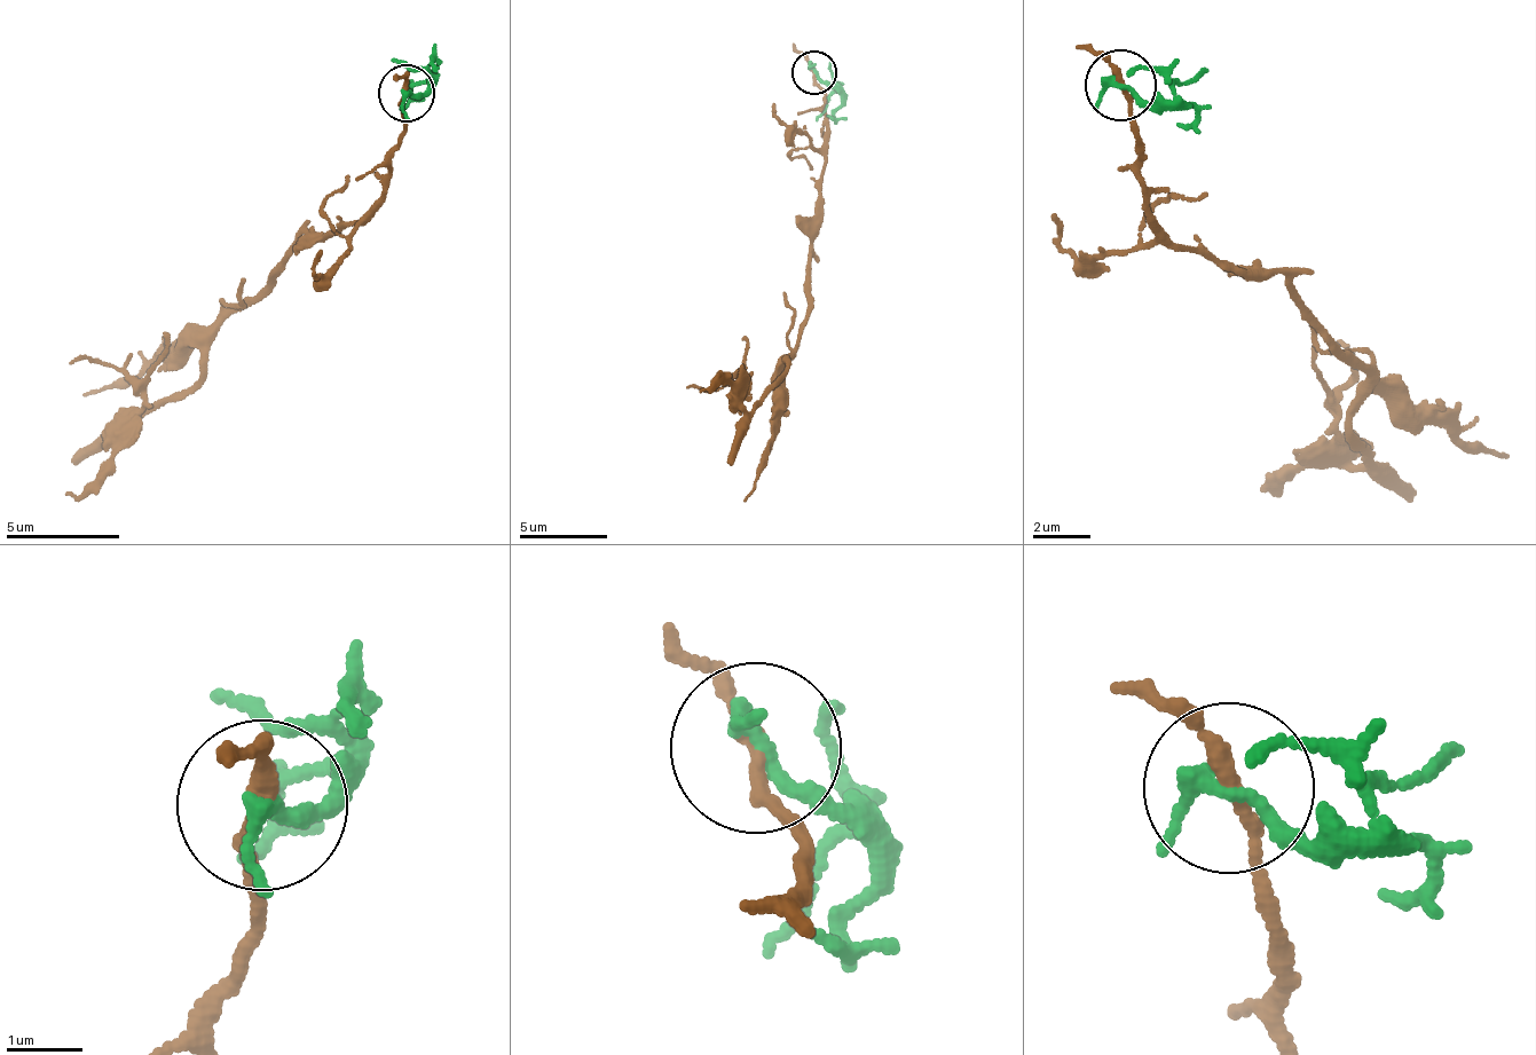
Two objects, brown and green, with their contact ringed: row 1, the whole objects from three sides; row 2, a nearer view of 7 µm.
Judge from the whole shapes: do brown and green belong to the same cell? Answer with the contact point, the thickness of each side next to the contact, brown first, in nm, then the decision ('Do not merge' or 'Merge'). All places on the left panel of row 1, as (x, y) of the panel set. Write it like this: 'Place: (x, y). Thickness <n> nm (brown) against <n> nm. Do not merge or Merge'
Place: (407, 93). Thickness 200 nm (brown) against 200 nm. Do not merge

